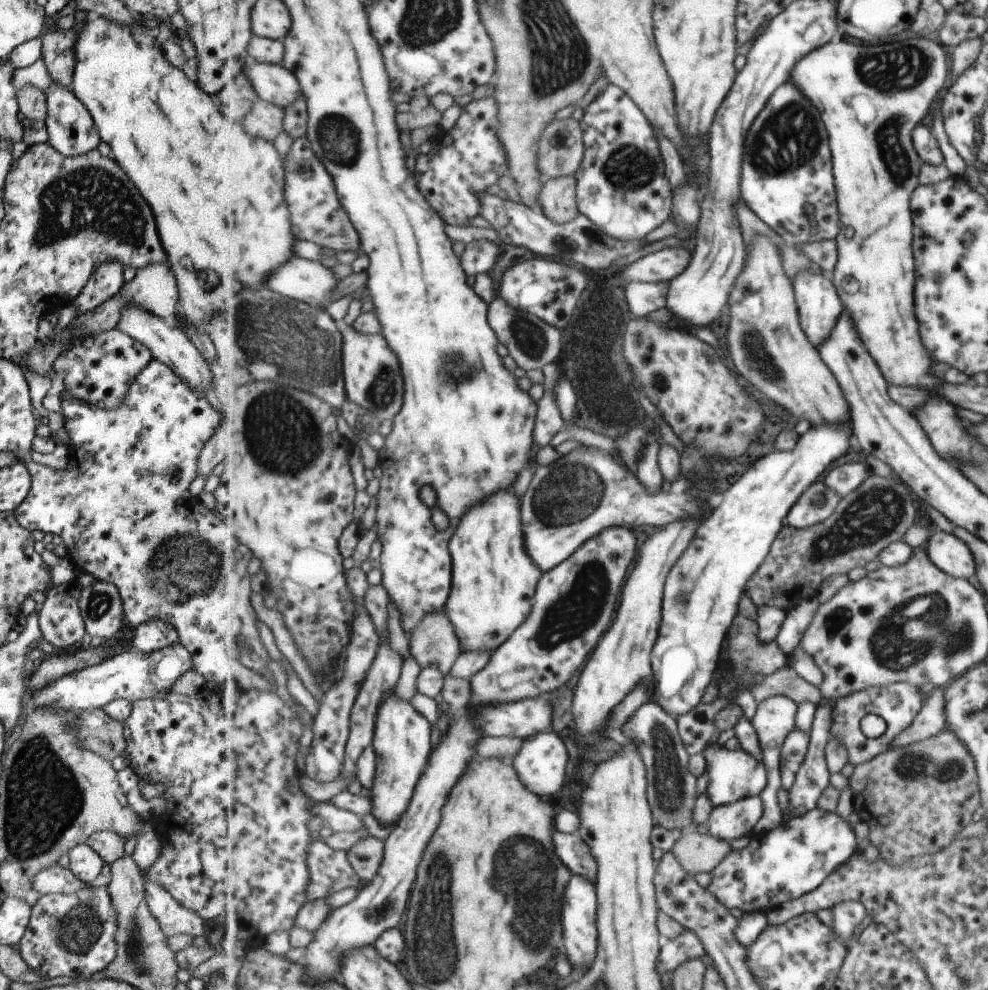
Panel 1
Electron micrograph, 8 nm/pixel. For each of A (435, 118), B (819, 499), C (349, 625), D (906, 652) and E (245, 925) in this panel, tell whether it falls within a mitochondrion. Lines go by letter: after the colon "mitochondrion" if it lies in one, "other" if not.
A: other
B: mitochondrion
C: other
D: mitochondrion
E: other

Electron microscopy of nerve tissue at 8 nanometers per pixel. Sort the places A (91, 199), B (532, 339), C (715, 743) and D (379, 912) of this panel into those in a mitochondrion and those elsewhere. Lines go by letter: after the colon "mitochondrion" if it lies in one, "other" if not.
A: mitochondrion
B: mitochondrion
C: other
D: other

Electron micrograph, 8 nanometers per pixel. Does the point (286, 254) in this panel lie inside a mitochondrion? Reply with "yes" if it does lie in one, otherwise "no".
no

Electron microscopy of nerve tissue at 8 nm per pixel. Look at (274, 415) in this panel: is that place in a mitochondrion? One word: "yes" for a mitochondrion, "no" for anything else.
yes

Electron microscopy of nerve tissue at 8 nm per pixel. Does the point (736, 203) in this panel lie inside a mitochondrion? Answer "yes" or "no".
no

